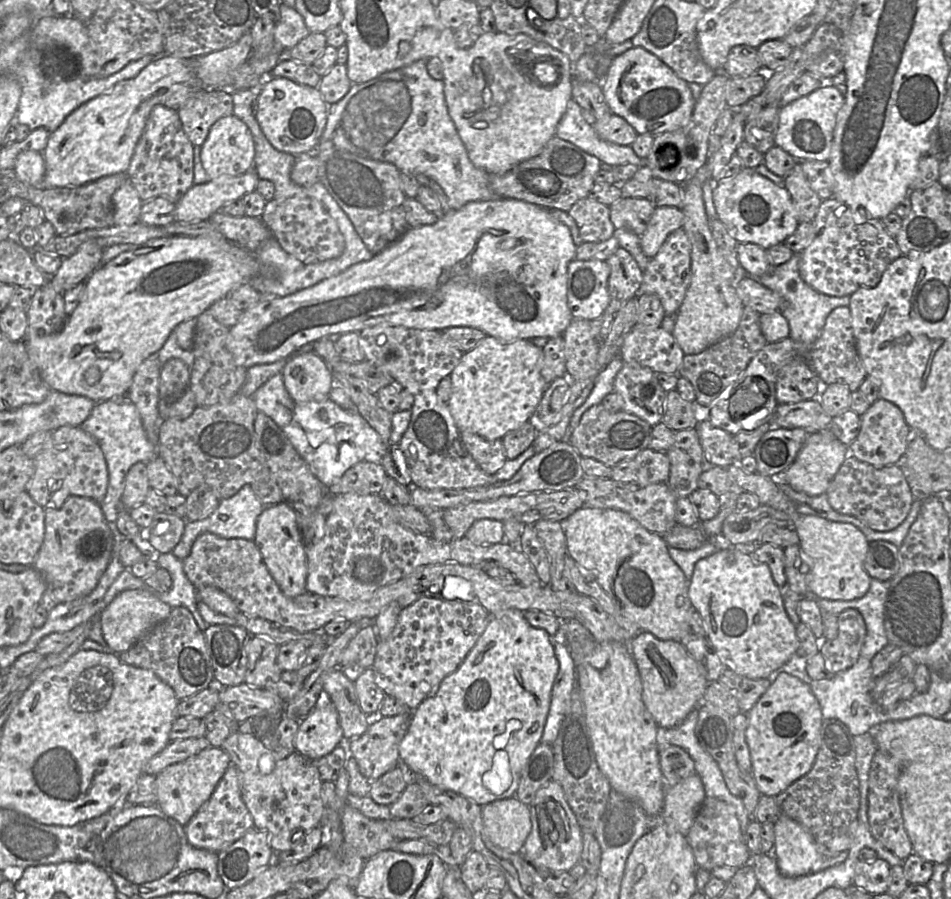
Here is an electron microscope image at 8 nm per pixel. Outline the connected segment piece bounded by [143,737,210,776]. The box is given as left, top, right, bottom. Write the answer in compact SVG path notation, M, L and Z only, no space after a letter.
M204 737L169 742L161 752L144 765L143 774L156 776L166 767L182 762L208 747L210 744Z

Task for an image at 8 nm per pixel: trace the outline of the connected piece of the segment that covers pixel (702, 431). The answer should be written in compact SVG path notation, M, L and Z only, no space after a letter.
M709 420L697 423L695 427L703 449L704 461L727 468L736 460L736 444L733 436L717 428Z

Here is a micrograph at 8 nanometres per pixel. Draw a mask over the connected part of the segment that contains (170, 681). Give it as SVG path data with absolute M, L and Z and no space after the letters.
M182 606L173 607L165 620L118 656L126 664L152 671L173 689L178 700L215 686L204 633L191 612Z

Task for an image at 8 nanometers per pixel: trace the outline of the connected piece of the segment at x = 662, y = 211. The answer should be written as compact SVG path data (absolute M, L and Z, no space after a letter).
M655 207L646 231L640 236L643 253L649 259L655 257L667 237L682 228L684 215L676 207Z

